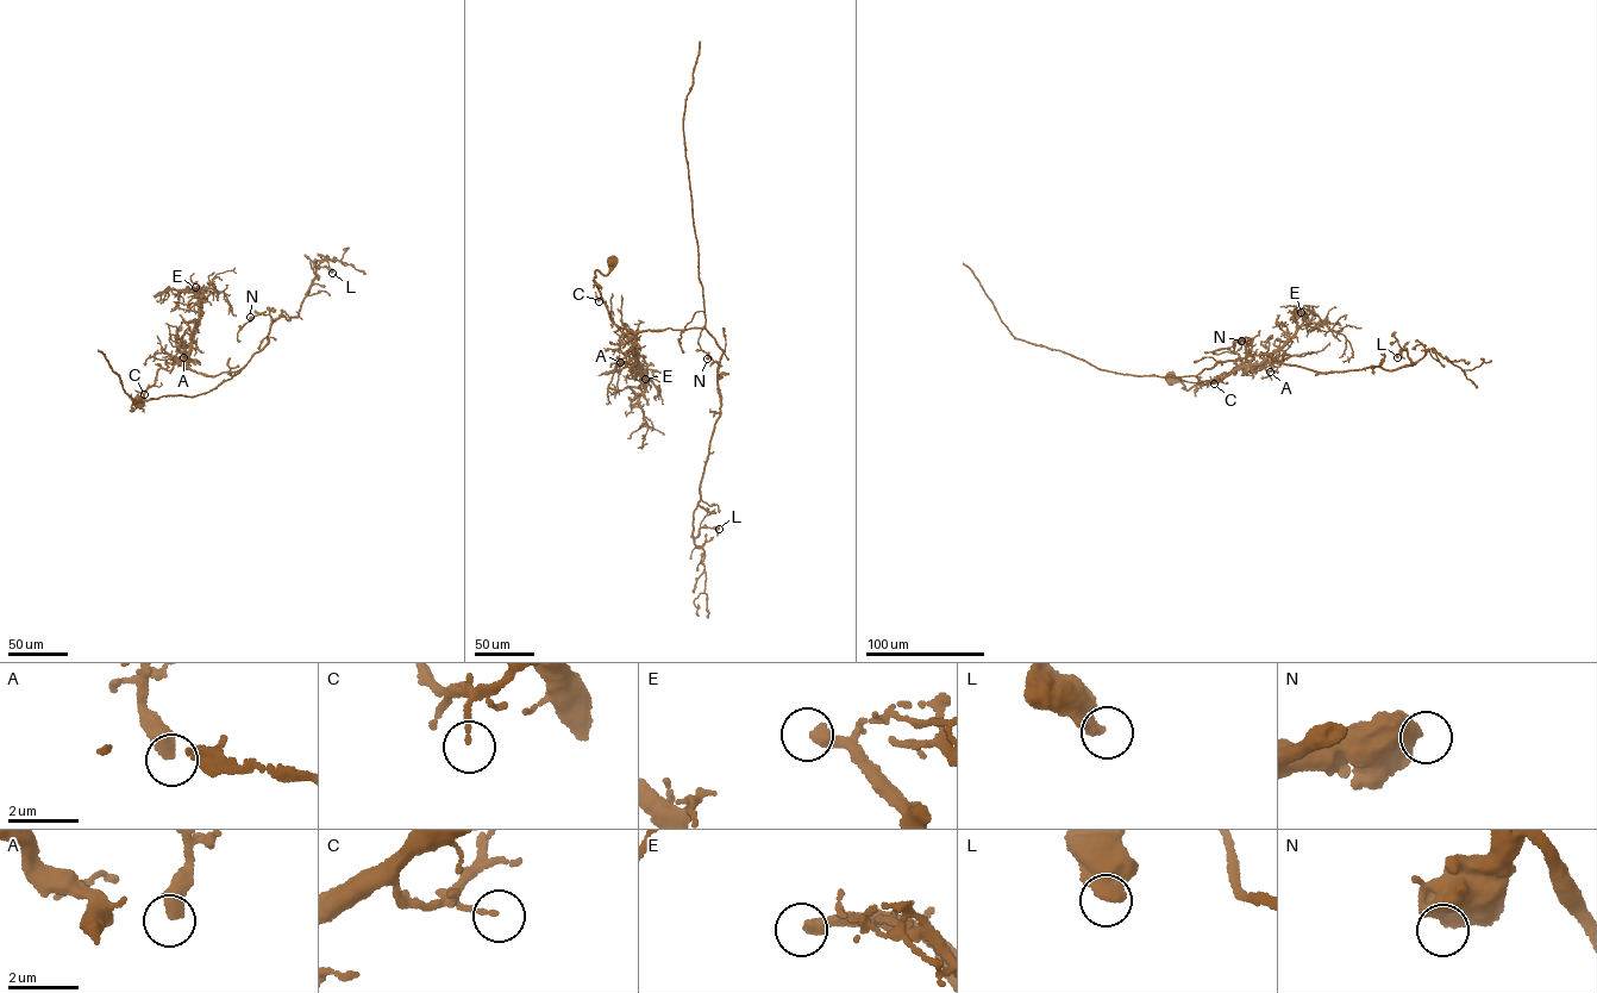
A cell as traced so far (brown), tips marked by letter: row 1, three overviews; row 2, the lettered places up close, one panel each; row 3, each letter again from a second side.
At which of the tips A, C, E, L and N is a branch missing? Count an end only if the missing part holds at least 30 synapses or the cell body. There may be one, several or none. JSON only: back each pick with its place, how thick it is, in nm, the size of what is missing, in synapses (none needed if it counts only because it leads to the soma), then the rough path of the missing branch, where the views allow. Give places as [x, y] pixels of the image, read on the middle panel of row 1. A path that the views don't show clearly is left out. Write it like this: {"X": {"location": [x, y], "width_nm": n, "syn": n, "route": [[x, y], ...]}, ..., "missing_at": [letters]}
{"L": {"location": [719, 529], "width_nm": 550, "syn": 35, "route": [[719, 529], [718, 579]]}, "missing_at": ["L"]}

